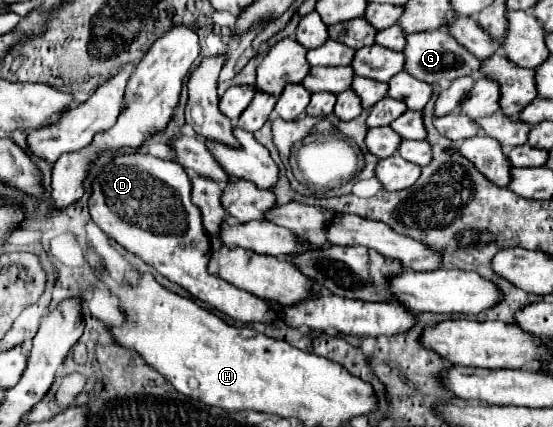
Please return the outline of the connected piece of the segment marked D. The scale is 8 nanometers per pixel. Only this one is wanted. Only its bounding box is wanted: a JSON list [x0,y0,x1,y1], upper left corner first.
[88,153,272,323]

